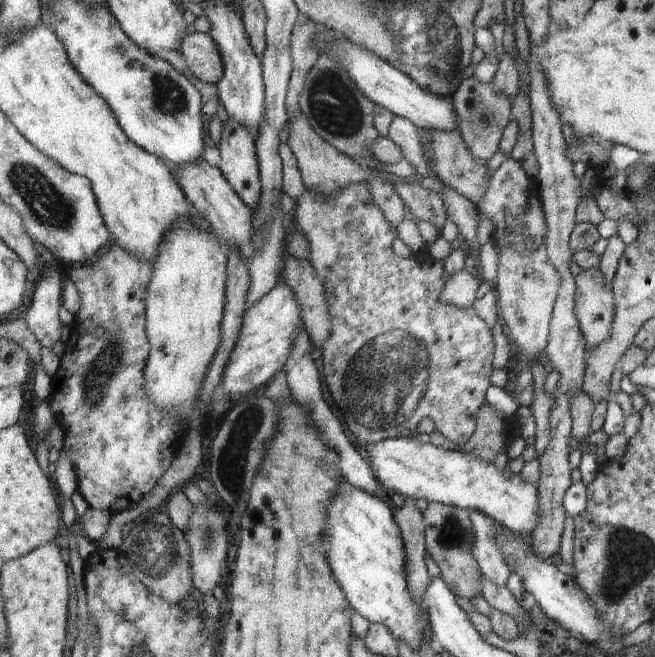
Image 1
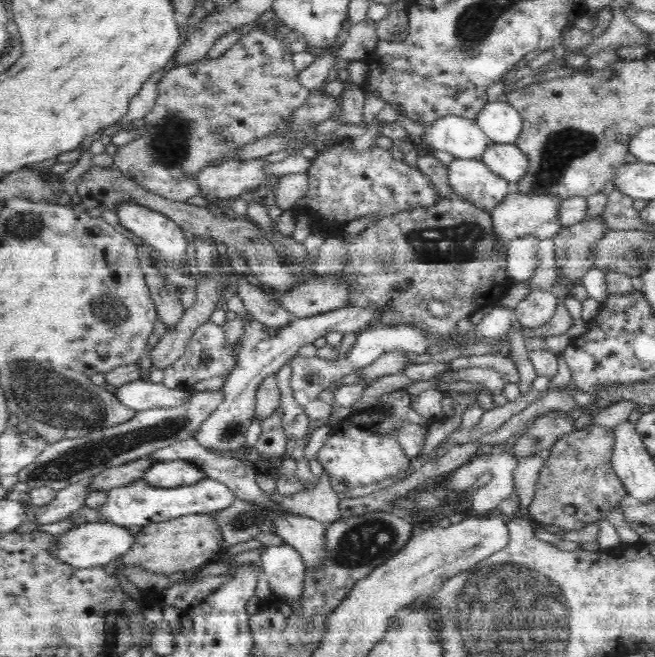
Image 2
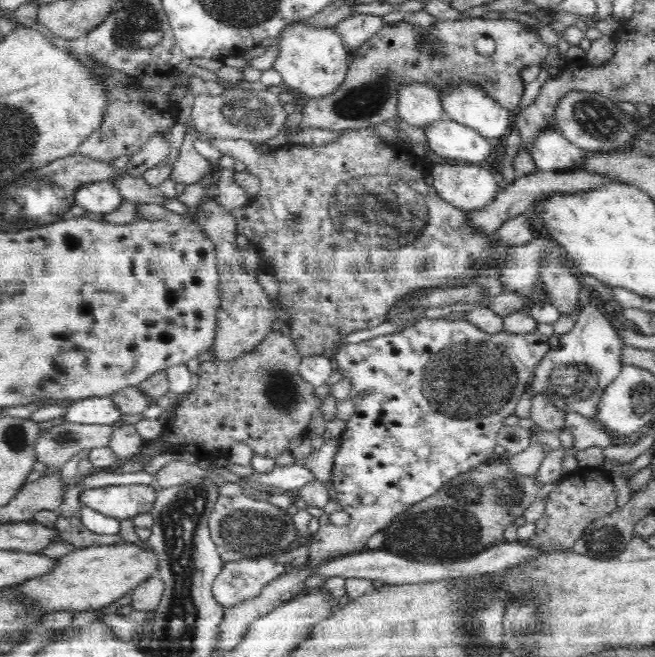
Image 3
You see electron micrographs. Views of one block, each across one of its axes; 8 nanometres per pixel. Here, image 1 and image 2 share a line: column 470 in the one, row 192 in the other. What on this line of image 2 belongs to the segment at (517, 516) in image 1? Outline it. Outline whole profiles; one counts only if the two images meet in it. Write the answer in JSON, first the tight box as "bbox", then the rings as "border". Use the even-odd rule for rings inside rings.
{"bbox":[447,158,512,211],"border":[[[455,158],[448,168],[447,177],[455,194],[484,211],[492,211],[506,196],[511,194],[512,184],[494,174],[480,159]]]}

